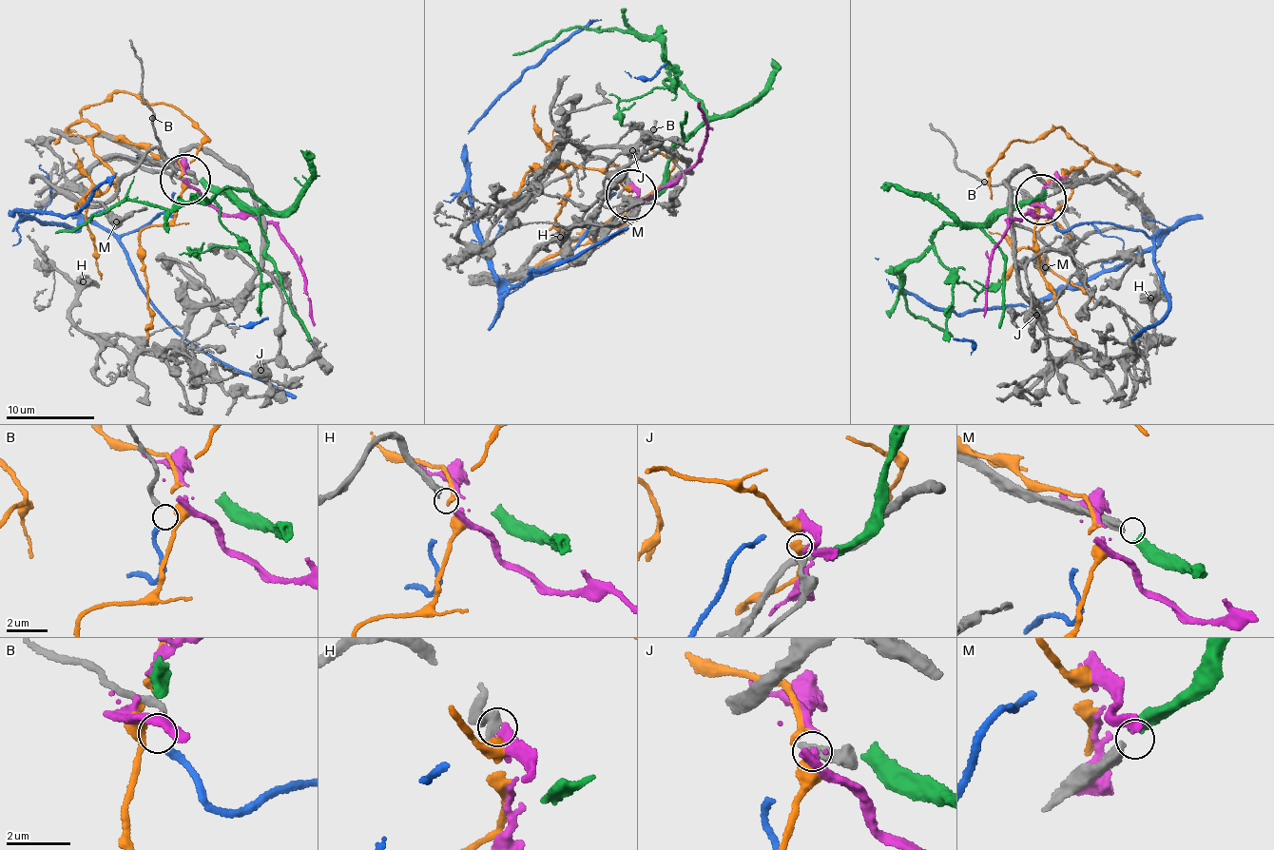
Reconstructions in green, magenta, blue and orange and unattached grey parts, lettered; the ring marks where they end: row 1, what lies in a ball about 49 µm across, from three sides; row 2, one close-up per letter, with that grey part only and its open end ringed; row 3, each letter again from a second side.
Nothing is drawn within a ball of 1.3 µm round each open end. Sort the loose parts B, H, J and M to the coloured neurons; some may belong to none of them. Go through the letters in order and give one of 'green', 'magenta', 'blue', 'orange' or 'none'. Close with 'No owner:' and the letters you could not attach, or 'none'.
B: blue
H: magenta
J: none
M: green
No owner: J

